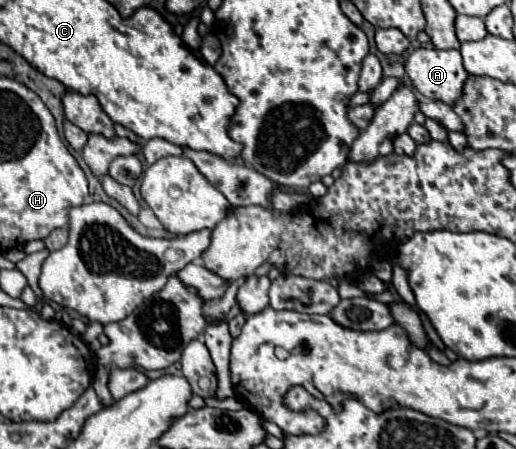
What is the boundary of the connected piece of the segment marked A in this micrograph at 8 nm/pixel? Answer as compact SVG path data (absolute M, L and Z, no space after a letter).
M420 46L412 52L412 56L406 58L404 70L416 92L420 92L430 100L440 100L446 104L454 104L460 98L462 86L468 78L468 72L464 70L464 64L462 64L460 50L436 50L436 48Z

